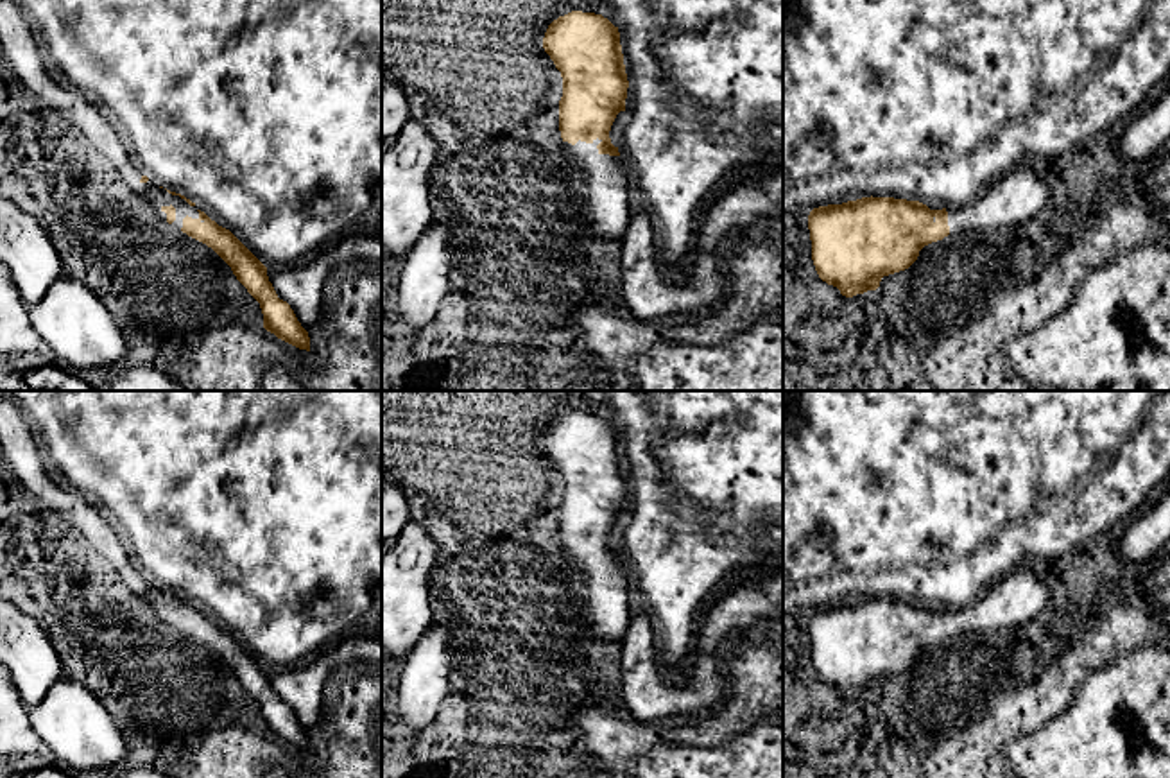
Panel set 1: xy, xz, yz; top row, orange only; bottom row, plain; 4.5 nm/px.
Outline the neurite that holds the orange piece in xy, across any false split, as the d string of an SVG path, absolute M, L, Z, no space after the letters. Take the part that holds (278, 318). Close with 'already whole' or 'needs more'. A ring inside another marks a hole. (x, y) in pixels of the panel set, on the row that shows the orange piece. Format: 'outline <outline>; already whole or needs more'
outline M0 0L0 61L34 100L45 100L56 115L81 129L120 170L122 177L149 199L163 220L211 247L231 267L237 280L260 303L267 332L310 351L308 332L301 326L290 305L278 298L269 281L267 267L229 229L197 210L195 203L185 195L170 192L143 176L131 161L116 131L90 100L81 97L72 111L50 102L47 95L59 93L61 86L48 75L38 39L14 0Z; needs more

